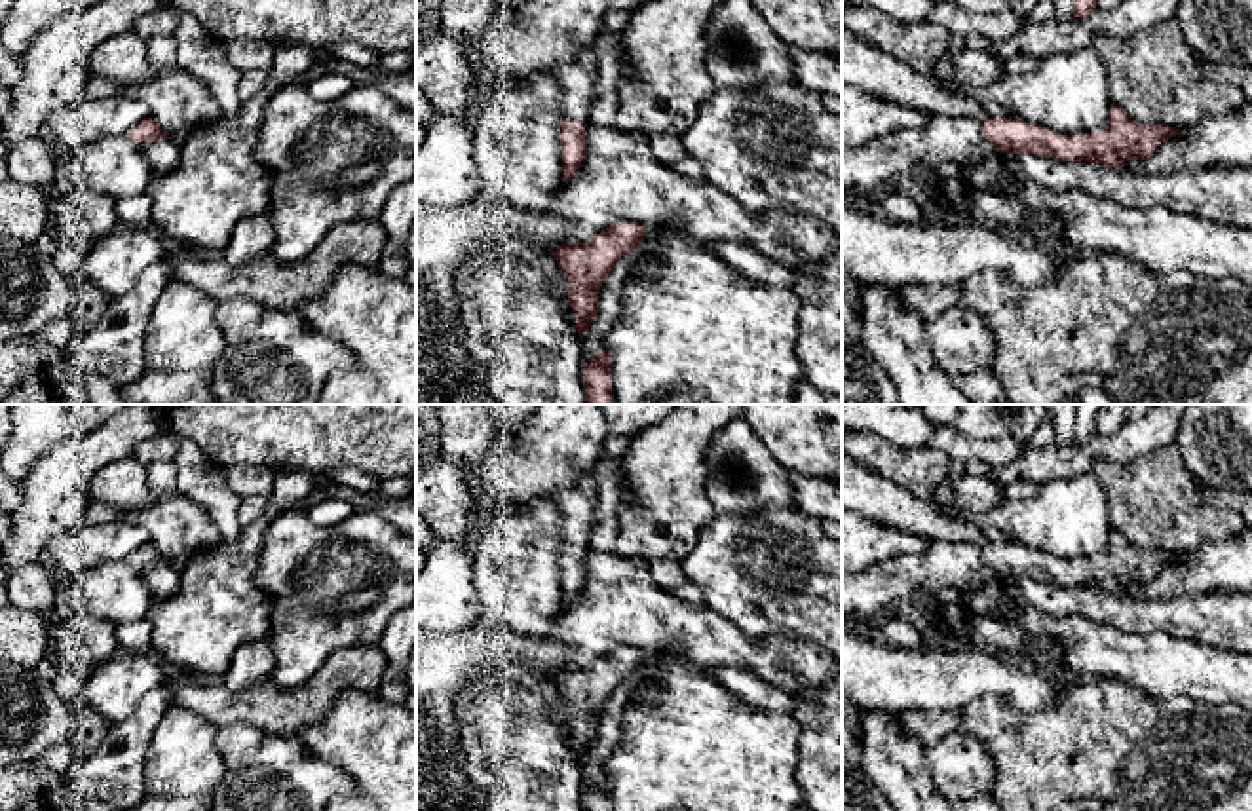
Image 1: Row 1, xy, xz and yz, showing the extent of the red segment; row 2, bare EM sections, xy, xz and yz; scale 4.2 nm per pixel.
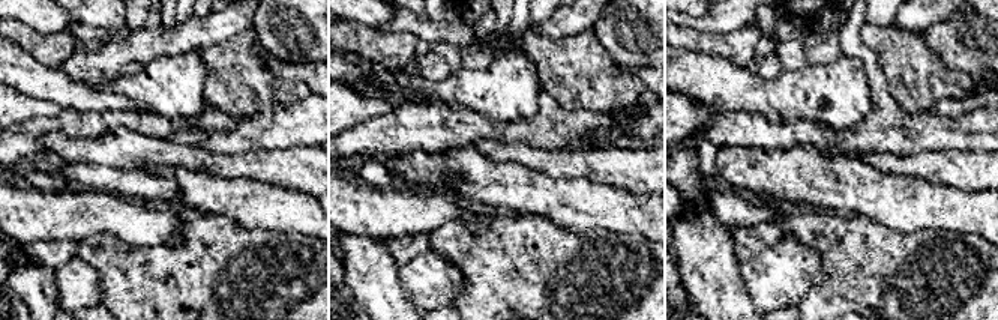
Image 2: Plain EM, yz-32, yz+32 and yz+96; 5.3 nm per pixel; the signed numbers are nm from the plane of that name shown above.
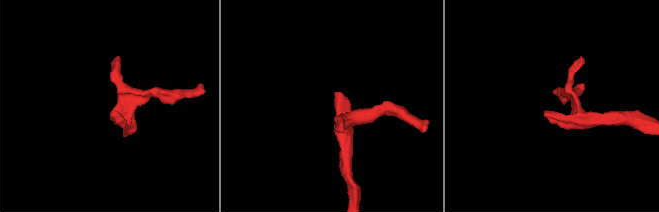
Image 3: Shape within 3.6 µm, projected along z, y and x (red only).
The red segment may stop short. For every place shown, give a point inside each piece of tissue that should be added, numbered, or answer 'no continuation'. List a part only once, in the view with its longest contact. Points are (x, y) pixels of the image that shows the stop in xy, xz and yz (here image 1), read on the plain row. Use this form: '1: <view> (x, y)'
1: yz (903, 584)

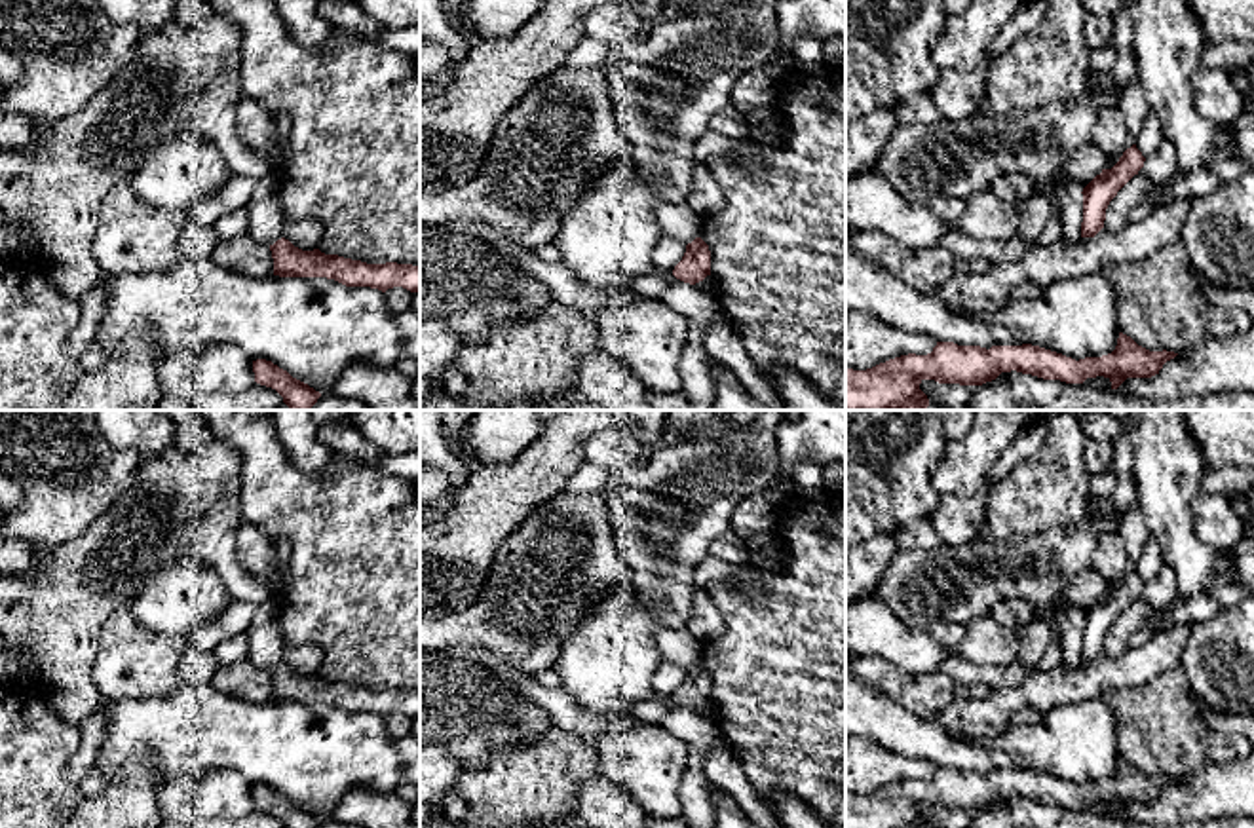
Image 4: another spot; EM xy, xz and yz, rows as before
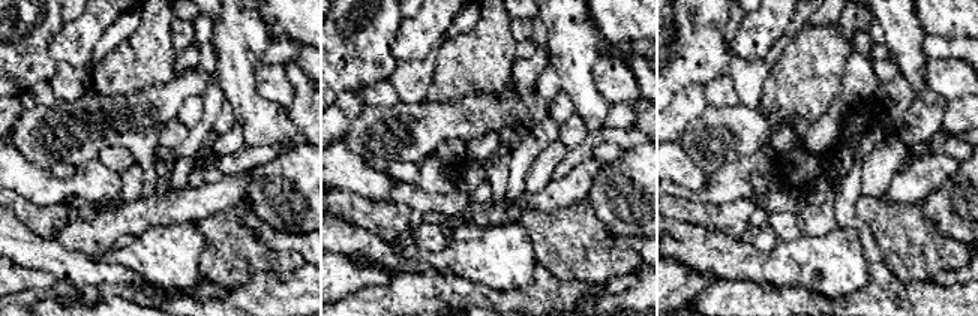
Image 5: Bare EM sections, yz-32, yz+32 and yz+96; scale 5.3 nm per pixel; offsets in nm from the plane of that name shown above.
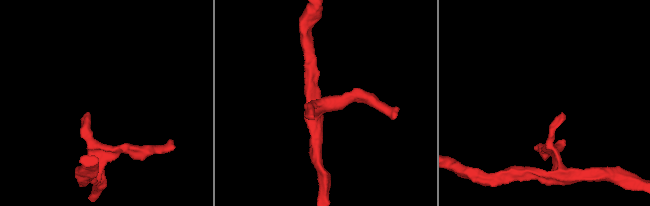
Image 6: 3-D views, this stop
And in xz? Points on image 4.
no continuation

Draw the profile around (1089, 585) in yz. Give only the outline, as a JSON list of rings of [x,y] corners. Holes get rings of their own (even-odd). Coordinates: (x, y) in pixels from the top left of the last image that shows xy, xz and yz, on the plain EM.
[[[1092,568],[1077,574],[1064,596],[1072,608],[1087,612],[1106,591],[1106,579]]]

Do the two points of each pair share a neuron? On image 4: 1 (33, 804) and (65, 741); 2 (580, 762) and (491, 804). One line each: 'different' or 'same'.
1: same
2: same

